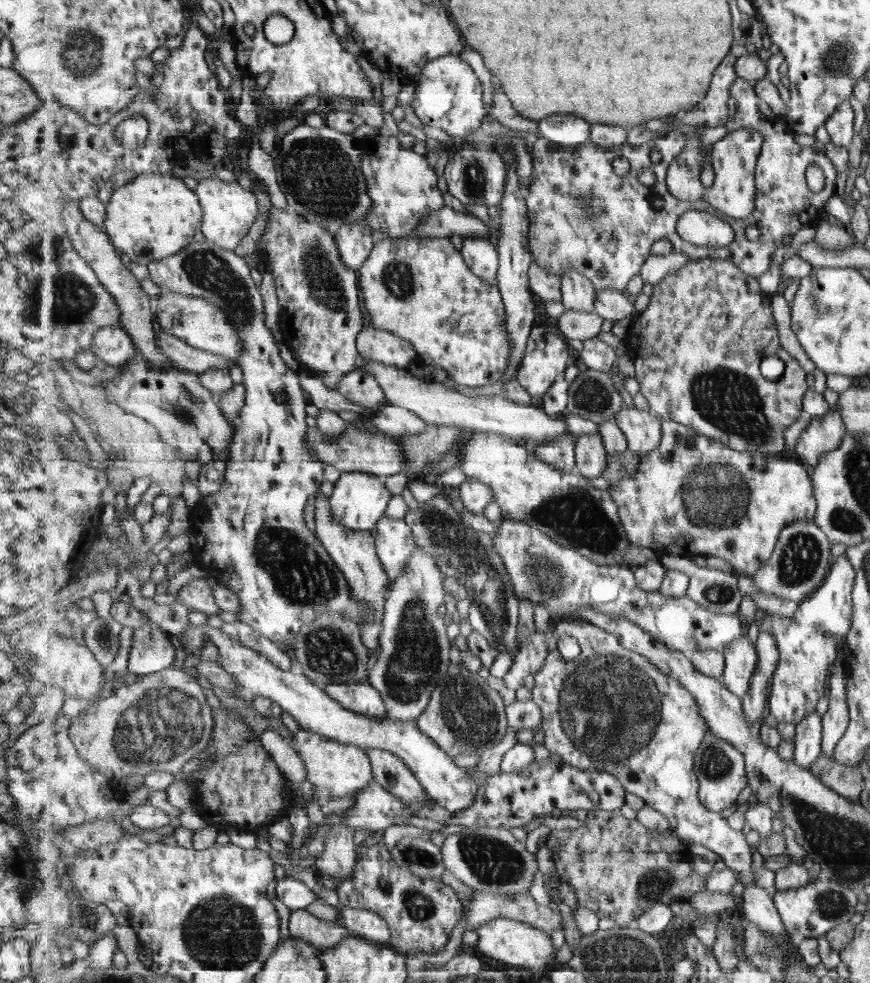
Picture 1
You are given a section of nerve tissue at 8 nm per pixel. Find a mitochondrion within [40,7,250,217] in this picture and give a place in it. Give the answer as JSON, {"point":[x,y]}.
{"point":[83,54]}

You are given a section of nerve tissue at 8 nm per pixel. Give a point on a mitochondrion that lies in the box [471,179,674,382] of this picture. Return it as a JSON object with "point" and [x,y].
{"point":[579,204]}

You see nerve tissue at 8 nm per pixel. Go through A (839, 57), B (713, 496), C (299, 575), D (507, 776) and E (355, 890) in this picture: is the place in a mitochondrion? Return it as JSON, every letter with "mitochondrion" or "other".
{"A":"mitochondrion","B":"mitochondrion","C":"mitochondrion","D":"other","E":"other"}

